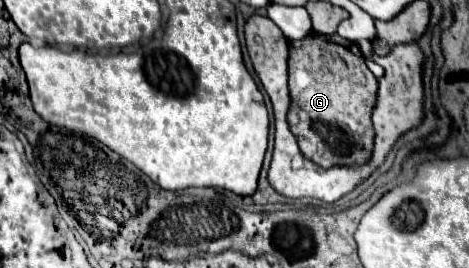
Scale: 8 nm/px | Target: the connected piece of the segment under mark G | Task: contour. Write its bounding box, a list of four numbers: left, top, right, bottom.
[289,35,377,169]

